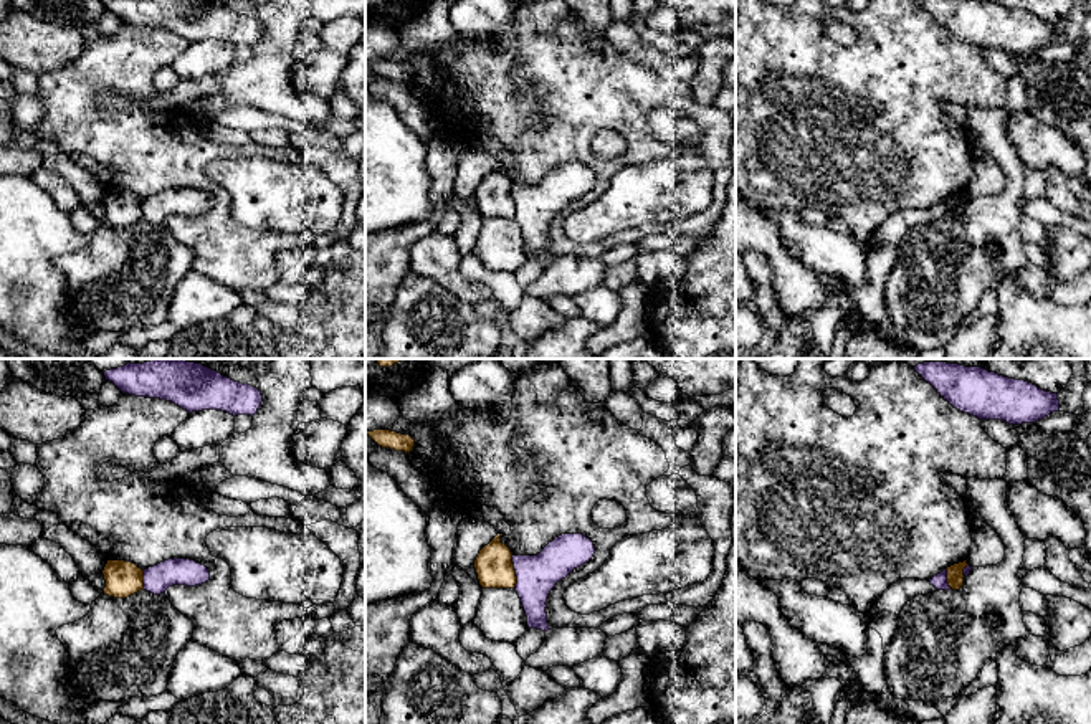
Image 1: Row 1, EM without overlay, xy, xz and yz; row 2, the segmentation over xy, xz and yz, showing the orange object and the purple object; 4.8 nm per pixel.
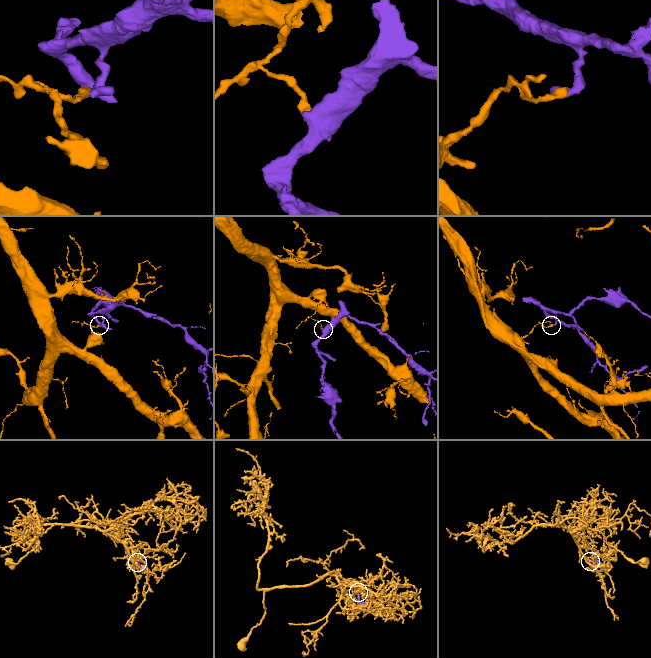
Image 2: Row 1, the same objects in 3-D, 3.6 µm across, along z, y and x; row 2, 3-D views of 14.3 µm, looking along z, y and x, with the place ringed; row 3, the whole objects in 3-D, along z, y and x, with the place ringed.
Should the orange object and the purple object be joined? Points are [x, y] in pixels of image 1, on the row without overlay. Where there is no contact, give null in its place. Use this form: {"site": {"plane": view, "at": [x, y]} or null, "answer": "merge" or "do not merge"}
{"site": {"plane": "xz", "at": [514, 200]}, "answer": "do not merge"}

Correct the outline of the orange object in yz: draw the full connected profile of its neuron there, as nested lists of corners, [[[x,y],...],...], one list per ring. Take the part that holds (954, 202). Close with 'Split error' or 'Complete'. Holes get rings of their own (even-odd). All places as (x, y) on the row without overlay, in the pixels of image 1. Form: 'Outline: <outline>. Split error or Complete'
Outline: [[[967,190],[954,193],[947,197],[947,213],[952,220],[959,220],[964,215],[964,198],[967,197]]]. Complete

